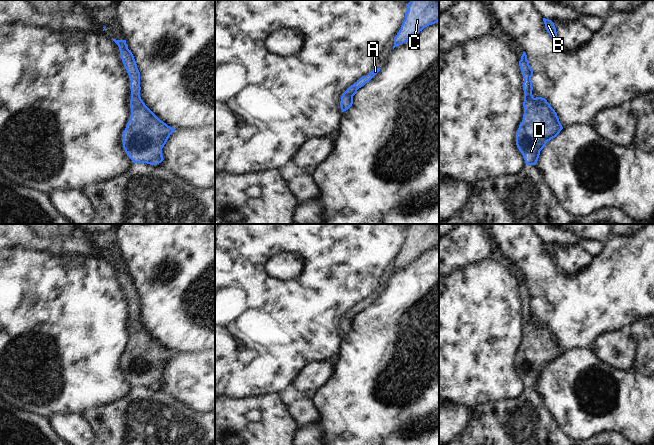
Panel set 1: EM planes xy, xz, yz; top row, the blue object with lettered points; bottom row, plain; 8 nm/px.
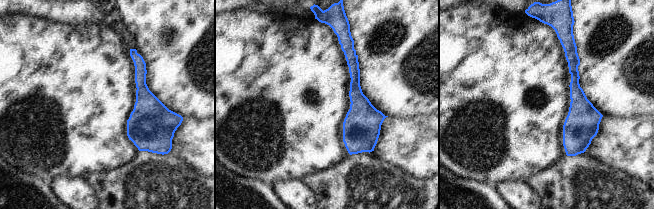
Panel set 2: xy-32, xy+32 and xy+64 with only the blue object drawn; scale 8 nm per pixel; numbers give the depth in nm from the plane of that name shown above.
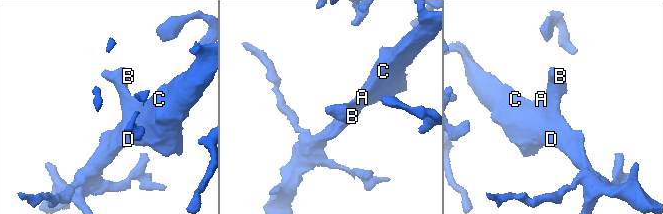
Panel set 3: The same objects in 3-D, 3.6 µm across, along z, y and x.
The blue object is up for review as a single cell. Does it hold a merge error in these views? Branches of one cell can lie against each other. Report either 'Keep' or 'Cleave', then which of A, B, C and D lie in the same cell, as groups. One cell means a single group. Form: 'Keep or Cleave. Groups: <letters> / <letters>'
Keep. Groups: A B C D.

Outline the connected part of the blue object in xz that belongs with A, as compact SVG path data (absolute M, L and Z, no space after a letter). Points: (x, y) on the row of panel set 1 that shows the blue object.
M374 68L366 76L362 76L355 84L351 85L341 96L340 106L342 112L348 110L353 104L353 96L357 93L357 90L369 82L381 68Z

